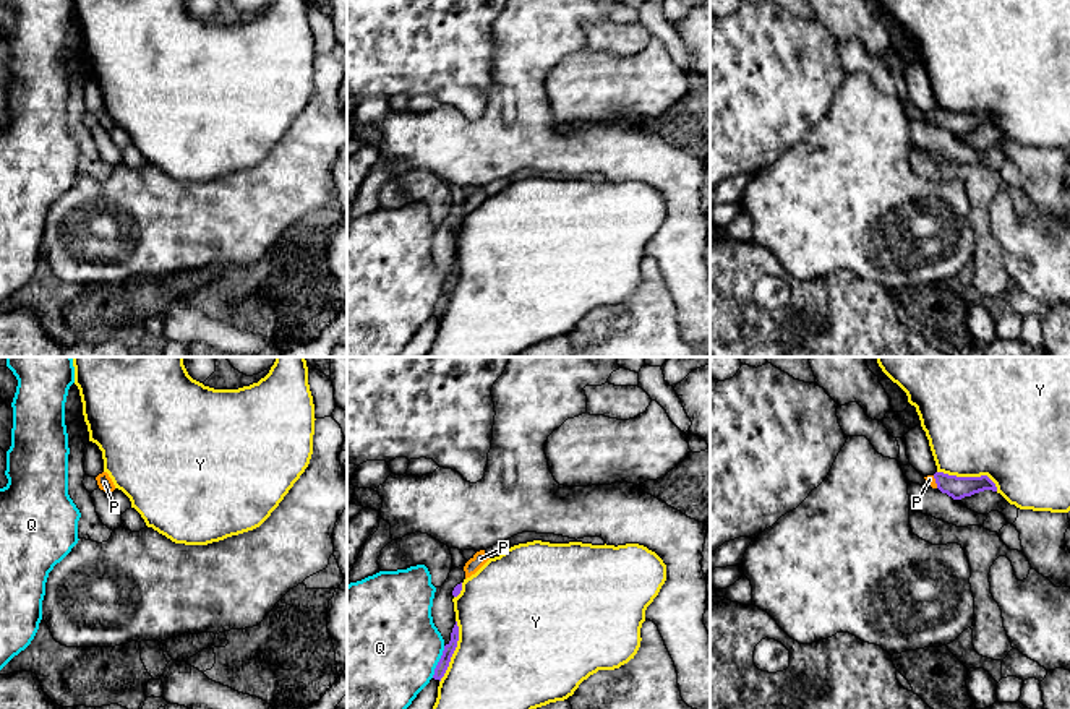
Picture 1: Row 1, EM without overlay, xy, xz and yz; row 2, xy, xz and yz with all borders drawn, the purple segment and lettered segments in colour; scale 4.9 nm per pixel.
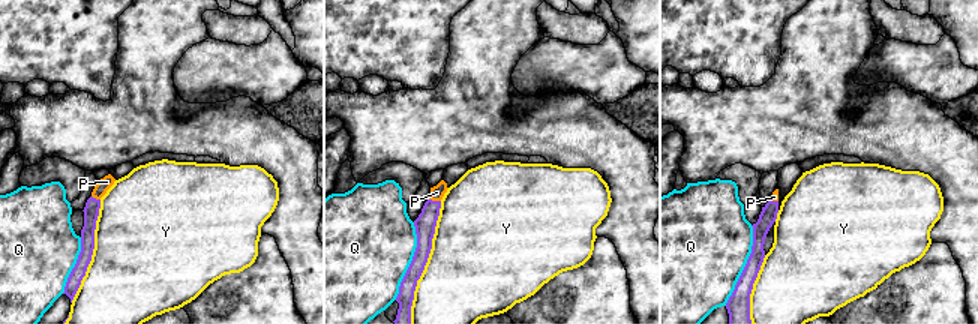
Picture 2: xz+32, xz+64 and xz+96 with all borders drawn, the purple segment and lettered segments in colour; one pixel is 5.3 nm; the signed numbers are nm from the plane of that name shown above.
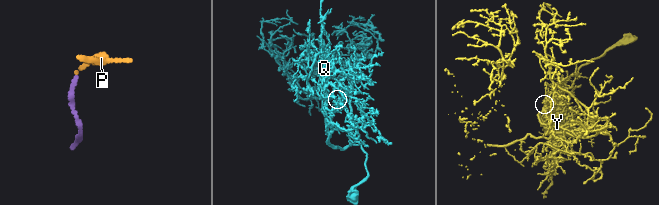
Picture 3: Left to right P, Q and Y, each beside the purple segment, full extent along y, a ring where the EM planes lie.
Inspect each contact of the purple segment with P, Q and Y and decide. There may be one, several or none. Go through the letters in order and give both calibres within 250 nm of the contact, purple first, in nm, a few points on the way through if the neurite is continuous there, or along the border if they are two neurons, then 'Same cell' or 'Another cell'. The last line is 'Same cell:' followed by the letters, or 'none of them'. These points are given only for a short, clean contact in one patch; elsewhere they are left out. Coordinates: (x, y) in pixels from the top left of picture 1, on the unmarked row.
P: Thickness 110 nm (purple) against 50 nm. Path across: yz (957, 124), (936, 119), (929, 116). Same cell
Q: Thickness 60 nm (purple) against 480 nm. Boundary: xz (445, 283), (432, 313). Another cell
Y: Thickness 110 nm (purple) against 480 nm. Another cell
Same cell: P

